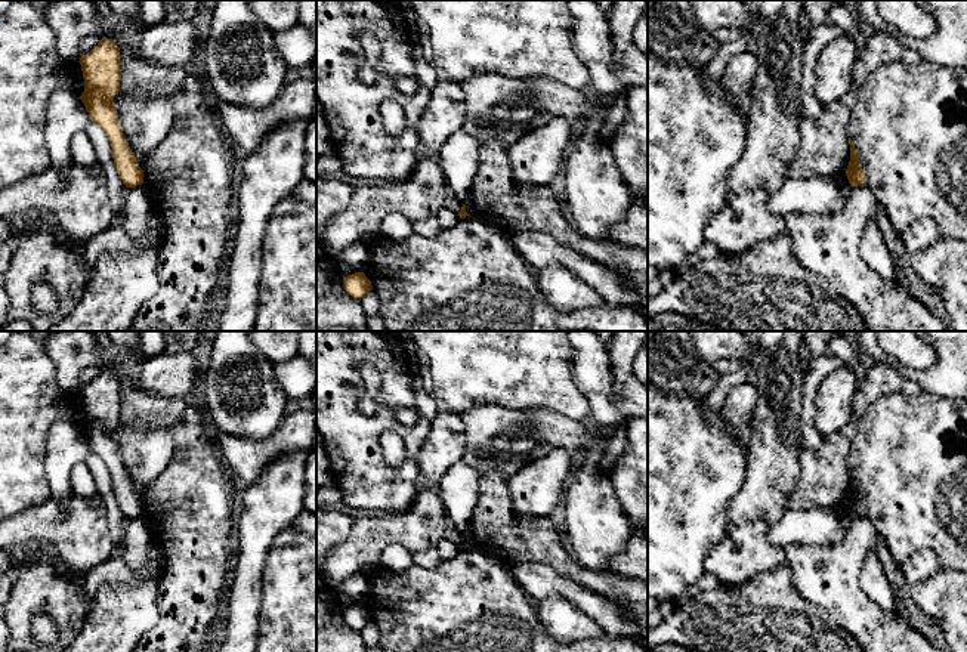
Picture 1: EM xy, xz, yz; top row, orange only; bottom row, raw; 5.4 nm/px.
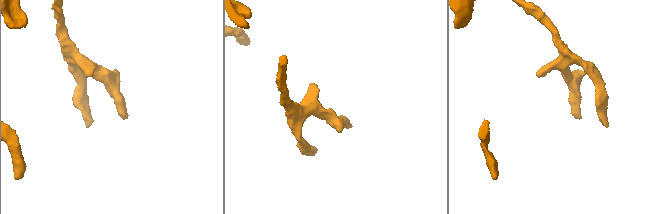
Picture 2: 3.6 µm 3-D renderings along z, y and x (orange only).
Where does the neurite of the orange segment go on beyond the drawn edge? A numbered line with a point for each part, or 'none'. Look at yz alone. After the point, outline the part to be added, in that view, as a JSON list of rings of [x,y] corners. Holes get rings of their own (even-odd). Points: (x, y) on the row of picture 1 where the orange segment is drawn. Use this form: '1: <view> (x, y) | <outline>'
none

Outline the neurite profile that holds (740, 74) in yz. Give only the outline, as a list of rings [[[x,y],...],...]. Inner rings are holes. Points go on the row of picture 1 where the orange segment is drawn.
[[[754,49],[736,55],[719,80],[719,87],[735,102],[747,102],[756,80],[759,61]]]

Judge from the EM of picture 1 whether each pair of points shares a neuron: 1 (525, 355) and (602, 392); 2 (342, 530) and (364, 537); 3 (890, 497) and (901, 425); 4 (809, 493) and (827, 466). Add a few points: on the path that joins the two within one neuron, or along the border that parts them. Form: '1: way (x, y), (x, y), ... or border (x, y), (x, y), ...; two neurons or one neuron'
1: border (569, 346), (572, 382), (587, 401), (590, 410); two neurons
2: border (355, 519), (351, 534), (331, 550); two neurons
3: way (893, 479), (893, 447), (898, 442); one neuron
4: way (815, 487), (824, 478), (824, 472); one neuron

